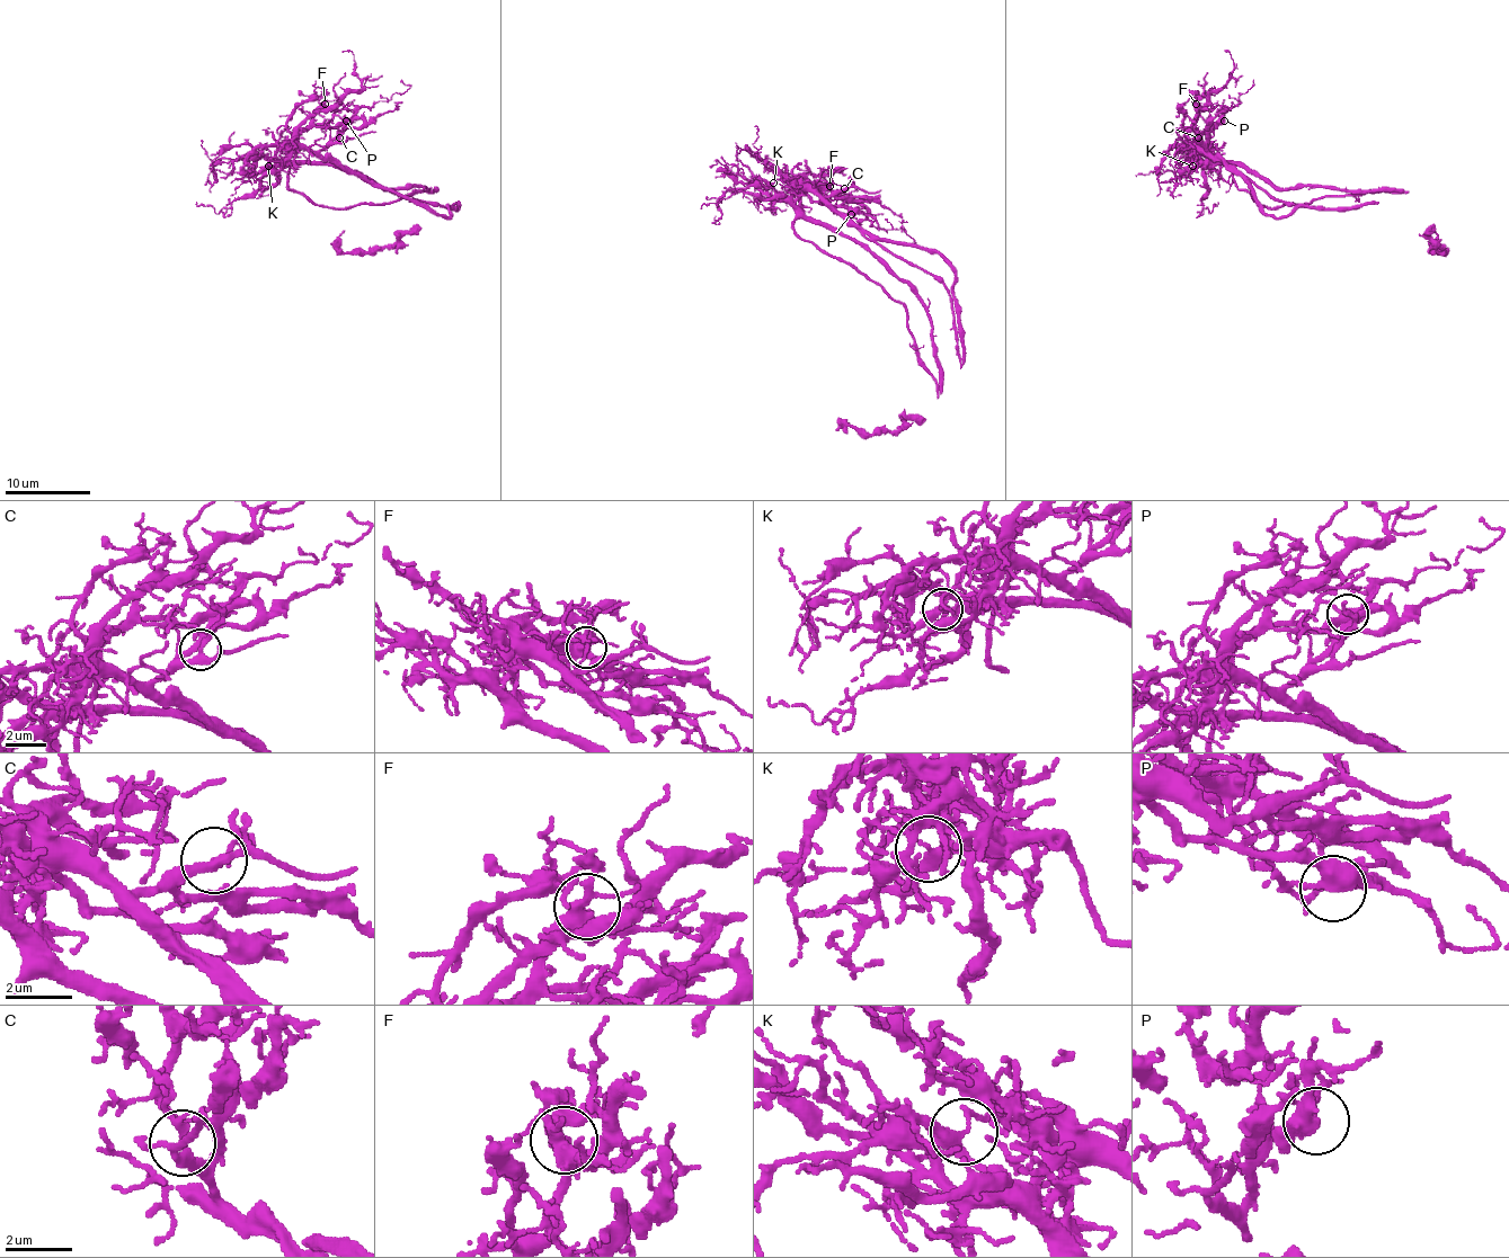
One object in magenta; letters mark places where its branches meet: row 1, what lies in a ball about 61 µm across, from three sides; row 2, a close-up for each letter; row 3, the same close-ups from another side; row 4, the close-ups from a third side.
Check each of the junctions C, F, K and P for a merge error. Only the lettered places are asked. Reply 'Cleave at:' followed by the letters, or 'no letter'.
Cleave at: K

